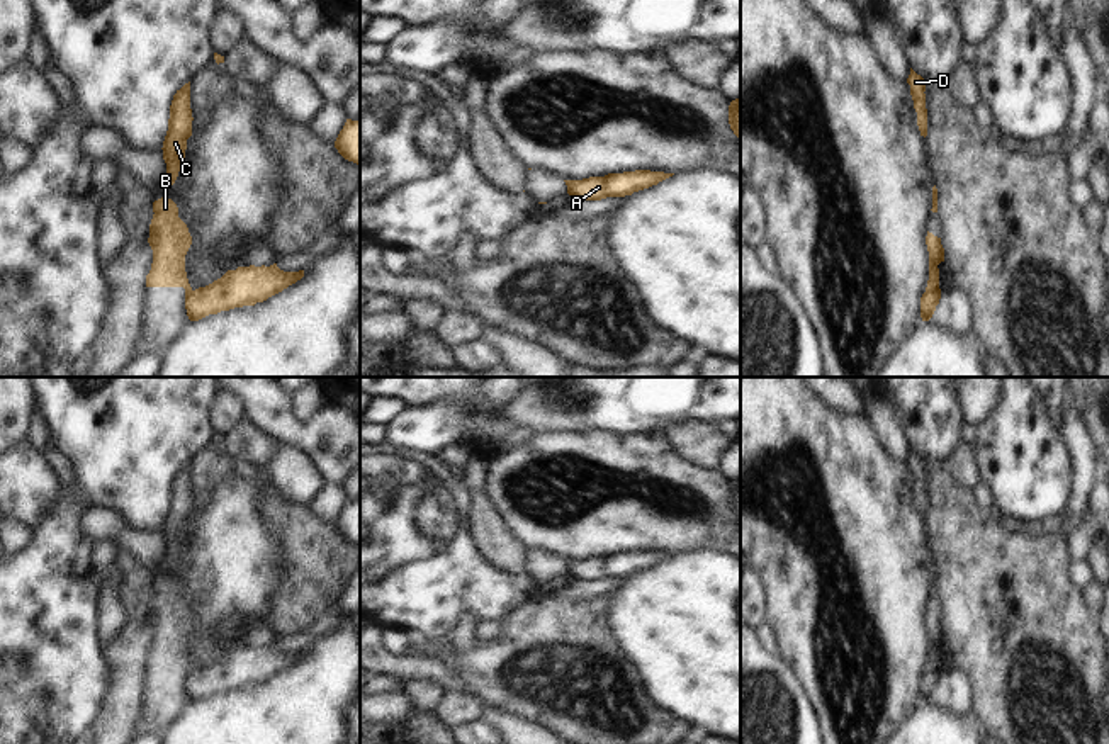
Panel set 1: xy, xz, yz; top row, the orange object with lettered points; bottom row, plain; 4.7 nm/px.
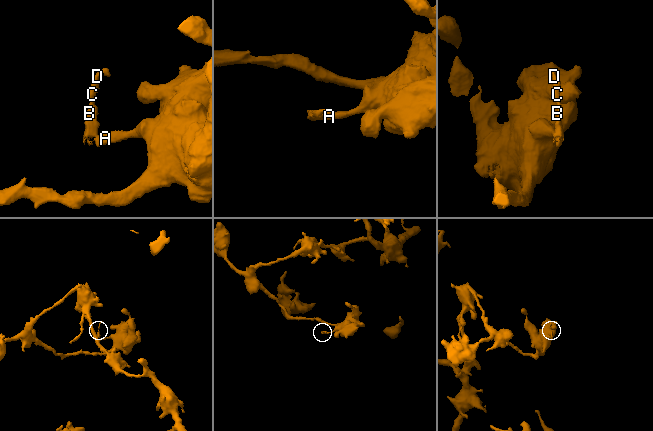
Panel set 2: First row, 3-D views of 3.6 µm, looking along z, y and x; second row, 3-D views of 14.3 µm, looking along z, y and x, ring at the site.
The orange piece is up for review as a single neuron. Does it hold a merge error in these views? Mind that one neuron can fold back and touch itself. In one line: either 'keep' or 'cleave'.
cleave

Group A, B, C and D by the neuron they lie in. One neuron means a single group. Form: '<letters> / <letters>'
A / B C D

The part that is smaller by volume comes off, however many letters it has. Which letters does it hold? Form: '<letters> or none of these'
B, C, D

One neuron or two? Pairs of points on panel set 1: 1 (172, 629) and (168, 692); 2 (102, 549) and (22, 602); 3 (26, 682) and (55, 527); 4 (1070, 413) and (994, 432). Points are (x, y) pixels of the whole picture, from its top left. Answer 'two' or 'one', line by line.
1: one
2: two
3: one
4: two

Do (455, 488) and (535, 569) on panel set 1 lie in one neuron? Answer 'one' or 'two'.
two

